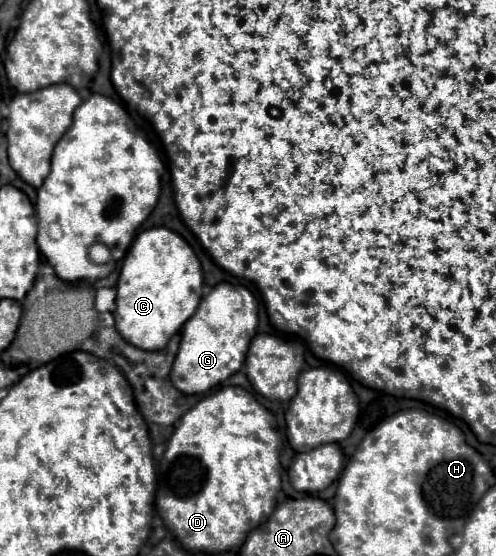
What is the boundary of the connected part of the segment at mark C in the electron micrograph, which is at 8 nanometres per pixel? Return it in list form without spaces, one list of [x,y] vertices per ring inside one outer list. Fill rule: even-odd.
[[[165,227],[143,231],[137,235],[121,265],[115,327],[127,343],[139,349],[159,351],[195,313],[201,301],[201,287],[201,263],[183,237]]]

